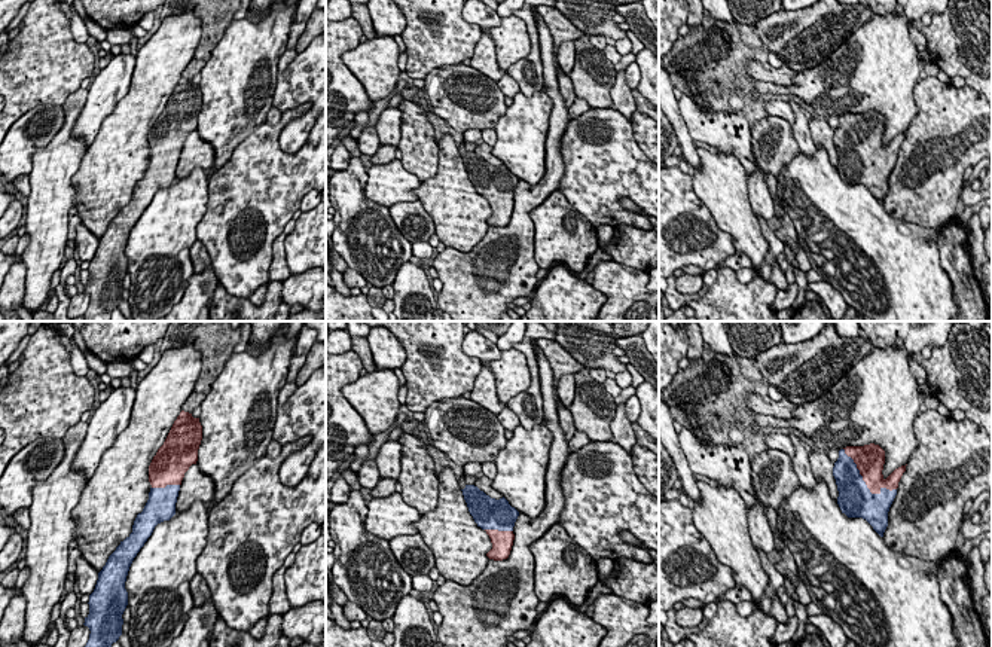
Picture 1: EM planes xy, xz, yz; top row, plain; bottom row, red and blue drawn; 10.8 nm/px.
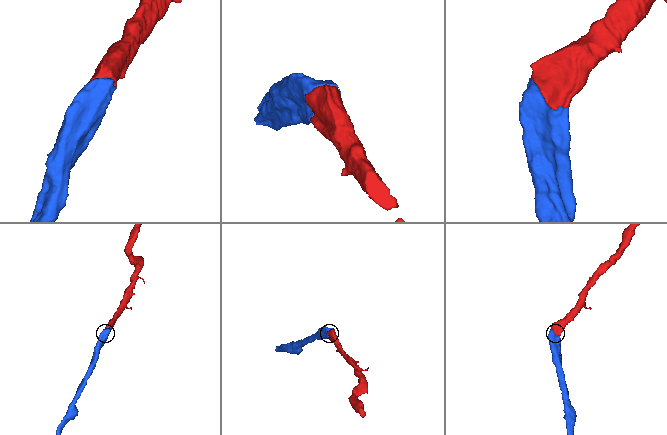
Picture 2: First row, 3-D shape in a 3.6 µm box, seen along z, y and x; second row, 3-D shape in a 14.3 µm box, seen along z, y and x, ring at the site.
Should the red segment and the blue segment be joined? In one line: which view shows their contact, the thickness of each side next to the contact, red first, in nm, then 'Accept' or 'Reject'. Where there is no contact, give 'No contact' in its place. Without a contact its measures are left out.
Touches red in yz. Thickness 320 nm (red) against 380 nm. Accept

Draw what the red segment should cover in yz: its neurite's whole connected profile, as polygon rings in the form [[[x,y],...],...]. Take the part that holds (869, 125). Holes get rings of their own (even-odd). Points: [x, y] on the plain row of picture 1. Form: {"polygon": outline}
{"polygon": [[[870,110],[840,116],[833,134],[842,180],[866,186],[880,204],[888,193],[888,178],[898,149],[906,138],[906,132],[901,132],[885,146],[883,131],[885,118]]]}

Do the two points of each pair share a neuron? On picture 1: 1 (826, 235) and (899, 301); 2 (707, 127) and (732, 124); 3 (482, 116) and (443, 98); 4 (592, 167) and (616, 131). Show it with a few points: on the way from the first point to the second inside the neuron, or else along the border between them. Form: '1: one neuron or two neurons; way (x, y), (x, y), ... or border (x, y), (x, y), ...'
1: one neuron; way (844, 246), (881, 283)
2: one neuron; way (713, 127), (726, 127)
3: one neuron; way (473, 109), (463, 98), (452, 98)
4: one neuron; way (601, 158), (601, 150), (612, 140)

